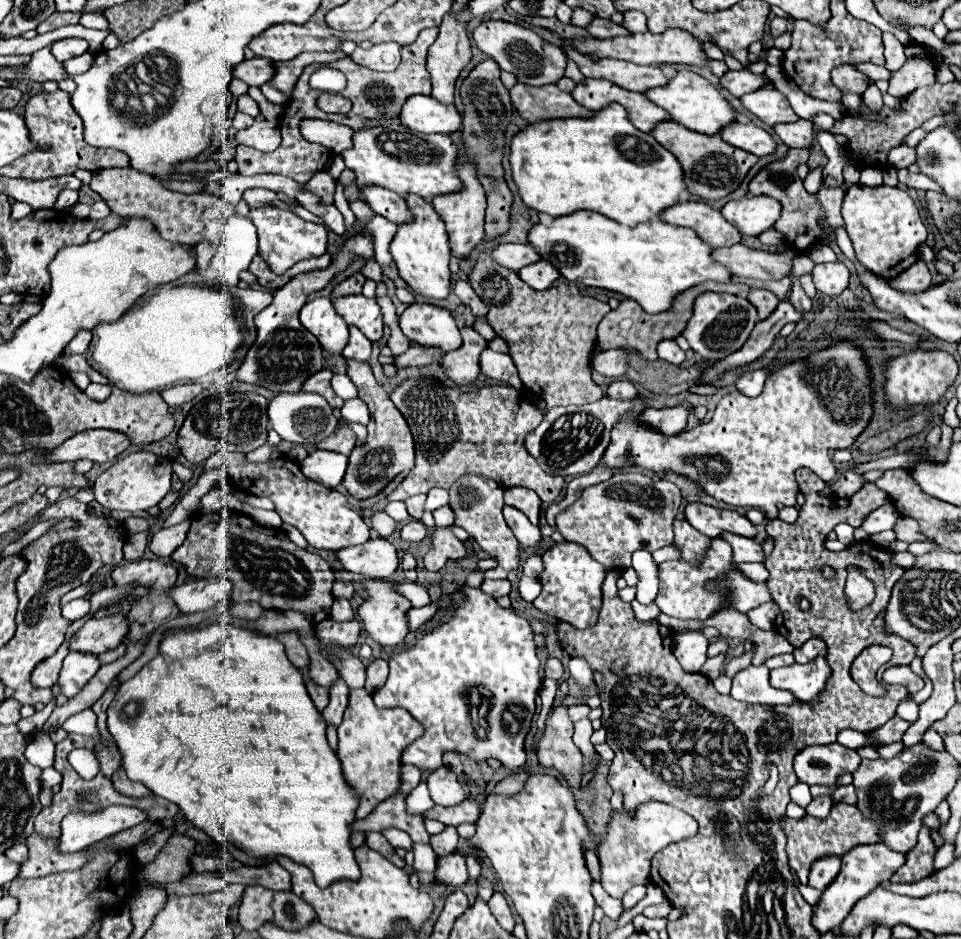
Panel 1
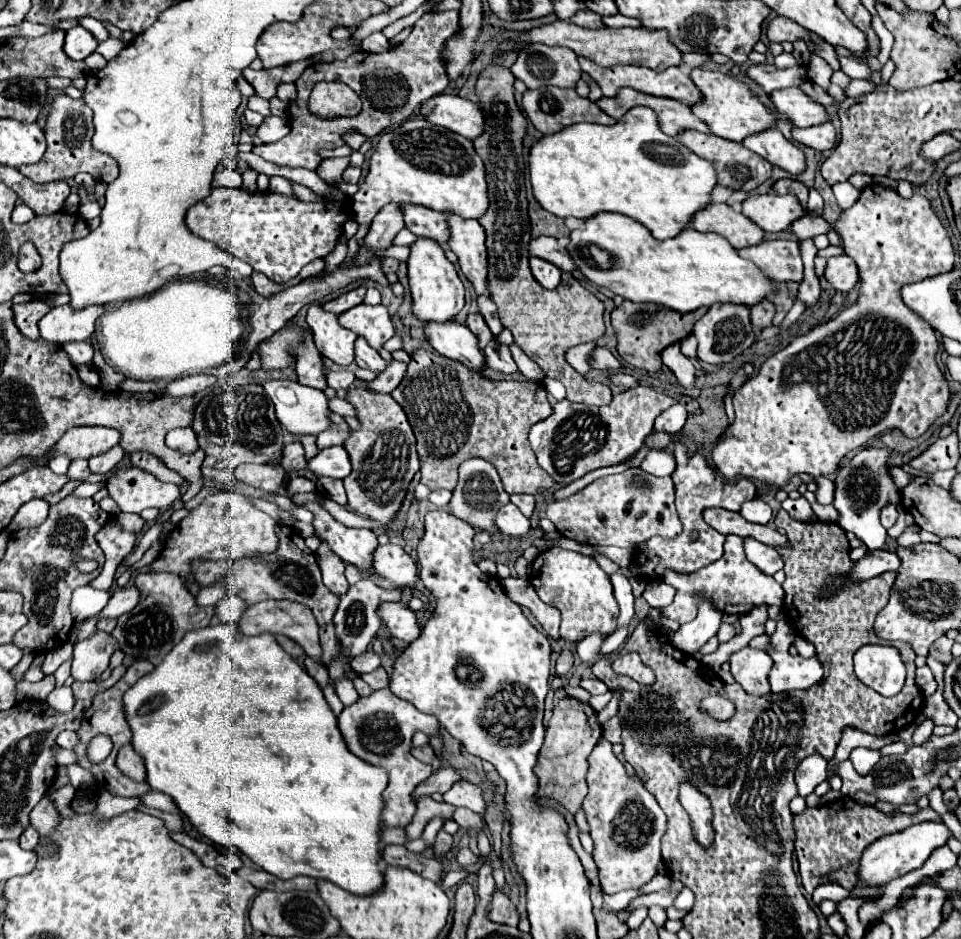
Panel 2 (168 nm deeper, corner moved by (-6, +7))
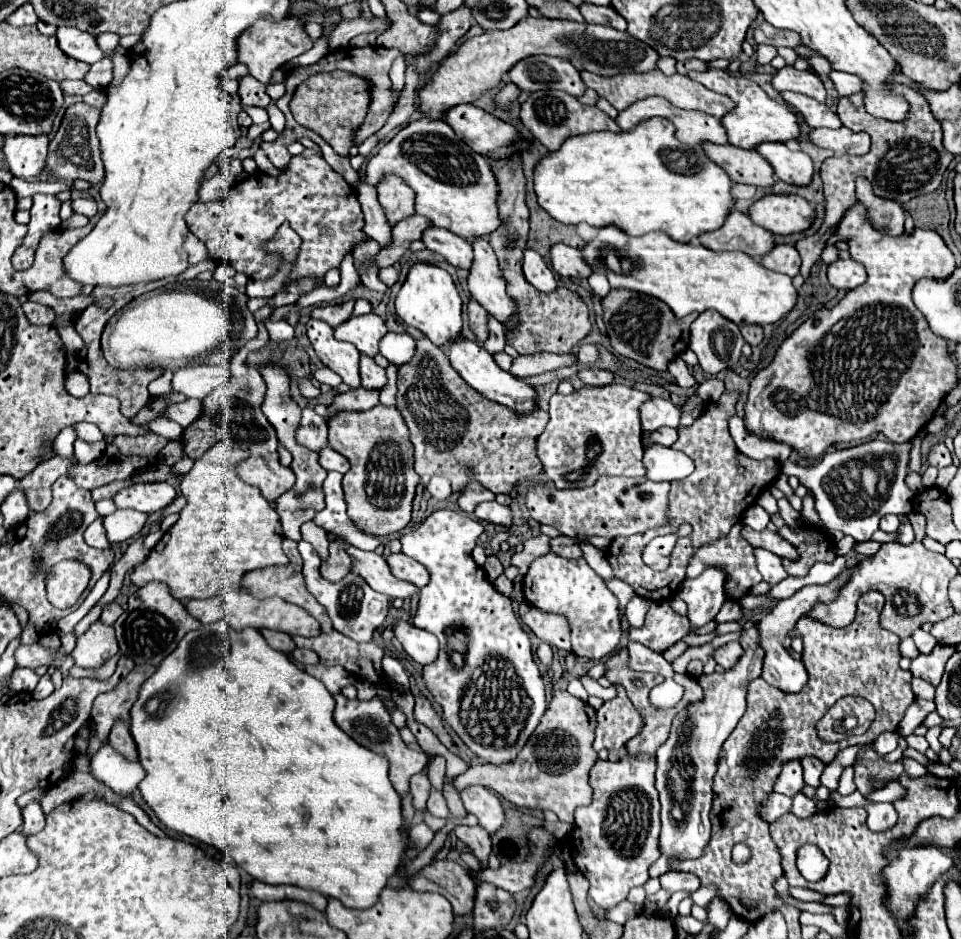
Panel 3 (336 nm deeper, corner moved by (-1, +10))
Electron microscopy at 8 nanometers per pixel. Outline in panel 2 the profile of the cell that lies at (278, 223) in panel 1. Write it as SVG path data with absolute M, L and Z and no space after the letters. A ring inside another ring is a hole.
M217 187L187 211L185 225L197 237L243 259L255 271L265 273L277 283L285 283L309 261L327 257L343 233L345 221L351 217L351 207L345 201L327 199L321 203L303 203L271 191L245 193L243 189Z

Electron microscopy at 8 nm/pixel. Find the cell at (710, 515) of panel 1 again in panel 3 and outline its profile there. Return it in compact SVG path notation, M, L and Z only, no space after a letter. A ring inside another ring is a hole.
M744 526L742 534L744 534L744 538L746 538L754 548L764 548L764 550L780 556L780 558L798 560L798 550L796 550L788 540L784 540L778 532L772 532L772 530L756 532L756 530Z

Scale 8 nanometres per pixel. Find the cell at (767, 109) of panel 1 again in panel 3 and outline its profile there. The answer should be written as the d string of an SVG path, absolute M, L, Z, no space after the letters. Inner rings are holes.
M782 92L782 98L800 112L810 128L840 128L842 122L838 114L828 108L826 104L806 96L806 94L796 94L796 92Z

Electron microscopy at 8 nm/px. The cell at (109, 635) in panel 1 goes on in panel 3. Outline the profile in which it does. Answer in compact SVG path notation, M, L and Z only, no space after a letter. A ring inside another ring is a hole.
M112 602L112 604L106 604L106 606L102 608L100 620L102 620L104 624L114 624L120 614L122 614L122 608L120 608L116 602Z

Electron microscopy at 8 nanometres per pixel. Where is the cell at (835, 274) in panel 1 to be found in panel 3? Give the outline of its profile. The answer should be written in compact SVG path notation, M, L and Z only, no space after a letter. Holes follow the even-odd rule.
M836 260L828 268L828 280L838 290L852 290L866 282L866 270L856 260Z

